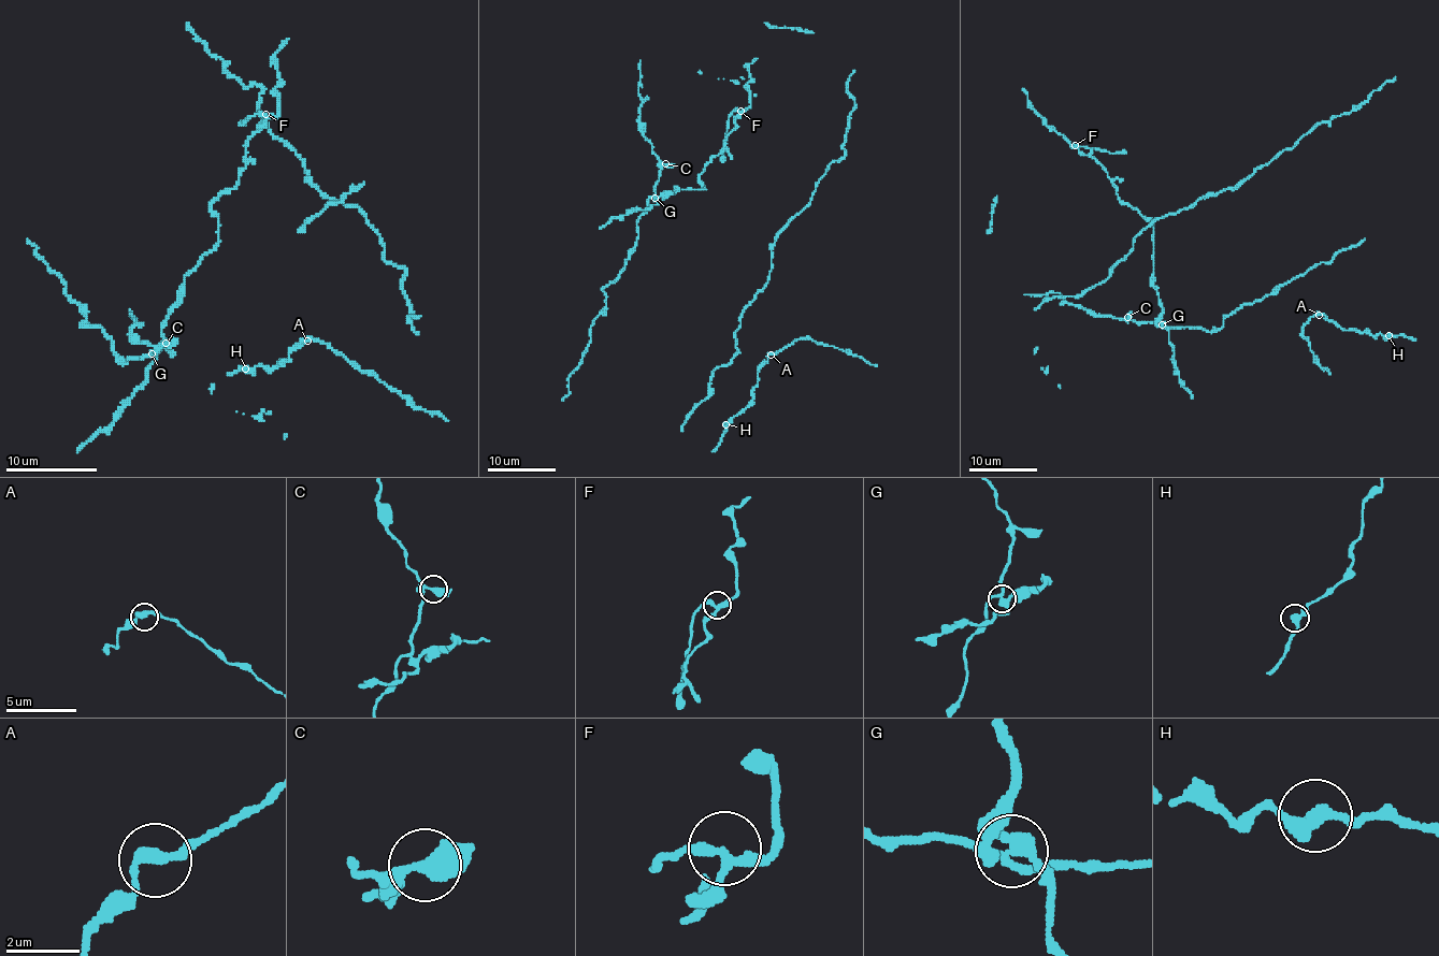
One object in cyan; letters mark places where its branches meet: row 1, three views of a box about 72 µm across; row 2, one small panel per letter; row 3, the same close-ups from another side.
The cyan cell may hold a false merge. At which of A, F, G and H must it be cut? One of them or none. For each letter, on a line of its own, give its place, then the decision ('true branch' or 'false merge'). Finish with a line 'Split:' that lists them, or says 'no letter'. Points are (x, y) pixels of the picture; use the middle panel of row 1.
A: place (771, 355); true branch
F: place (740, 111); true branch
G: place (655, 198); false merge
H: place (725, 424); true branch
Split: G

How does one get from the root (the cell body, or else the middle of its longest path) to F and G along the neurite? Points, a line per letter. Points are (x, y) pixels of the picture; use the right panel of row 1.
F: (1153, 228), (1136, 209), (1118, 198), (1107, 172), (1075, 145)
G: (1153, 228), (1153, 286), (1162, 306), (1159, 318), (1162, 324)

